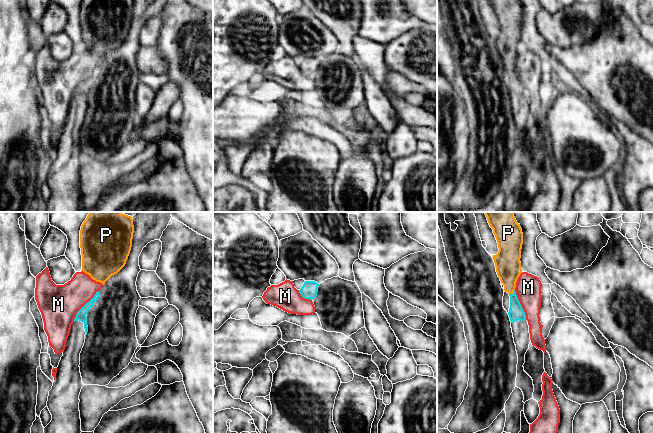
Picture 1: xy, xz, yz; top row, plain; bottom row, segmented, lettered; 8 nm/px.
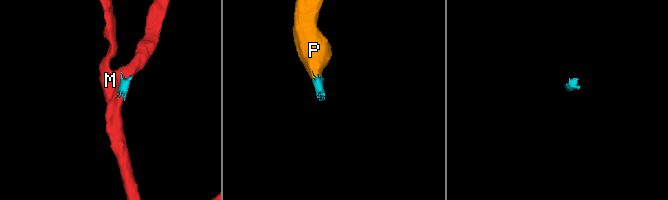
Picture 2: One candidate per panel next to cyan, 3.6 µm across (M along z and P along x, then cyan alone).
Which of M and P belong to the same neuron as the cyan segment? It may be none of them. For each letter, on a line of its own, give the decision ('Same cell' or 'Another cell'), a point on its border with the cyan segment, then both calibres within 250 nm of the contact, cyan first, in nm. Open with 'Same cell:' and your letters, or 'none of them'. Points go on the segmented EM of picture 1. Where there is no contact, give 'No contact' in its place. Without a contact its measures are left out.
Same cell: P
M: Another cell. Touches cyan at xy (83, 306). Thickness 80 nm (cyan) against 320 nm
P: Same cell. Touches cyan at yz (513, 293). Thickness 120 nm (cyan) against 200 nm

